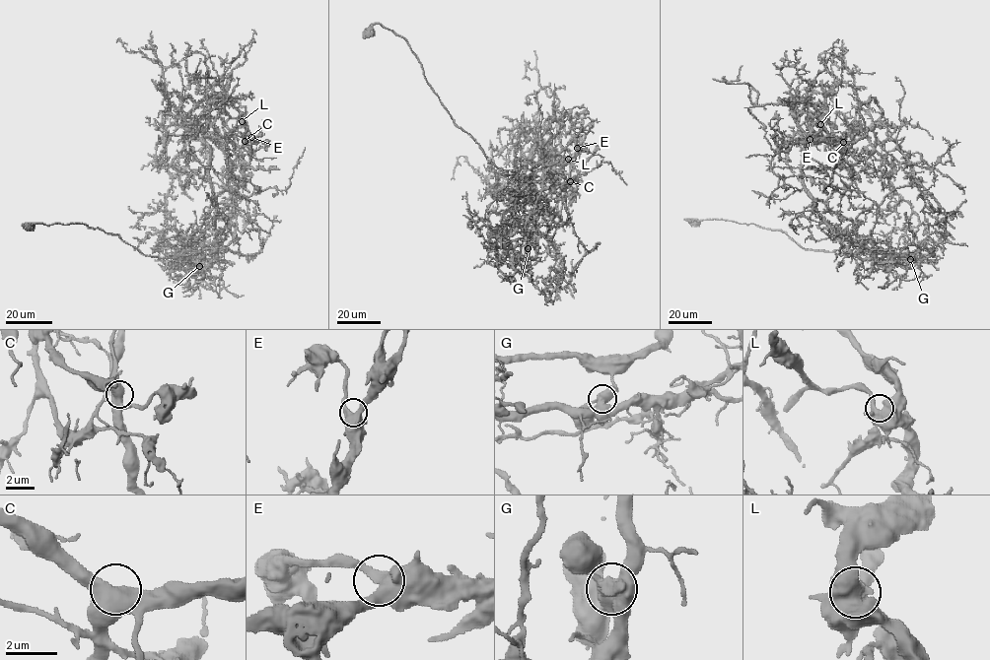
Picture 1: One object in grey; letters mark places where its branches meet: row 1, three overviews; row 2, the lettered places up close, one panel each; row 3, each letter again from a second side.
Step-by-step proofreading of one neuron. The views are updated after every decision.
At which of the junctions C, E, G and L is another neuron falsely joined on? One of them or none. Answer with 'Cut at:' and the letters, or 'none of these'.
Cut at: G

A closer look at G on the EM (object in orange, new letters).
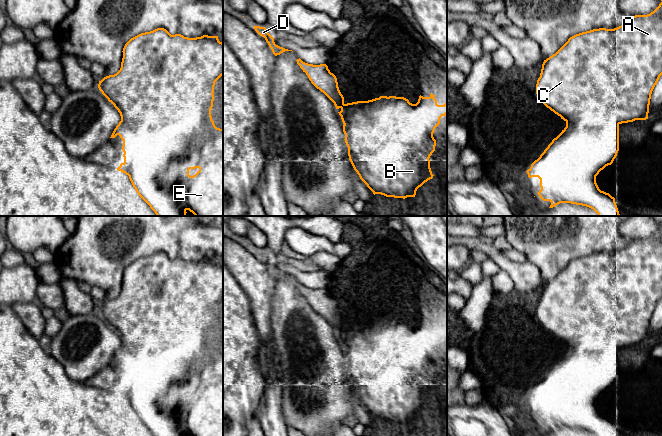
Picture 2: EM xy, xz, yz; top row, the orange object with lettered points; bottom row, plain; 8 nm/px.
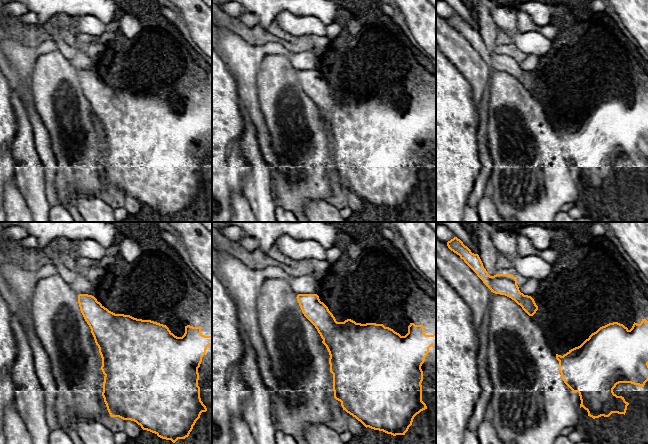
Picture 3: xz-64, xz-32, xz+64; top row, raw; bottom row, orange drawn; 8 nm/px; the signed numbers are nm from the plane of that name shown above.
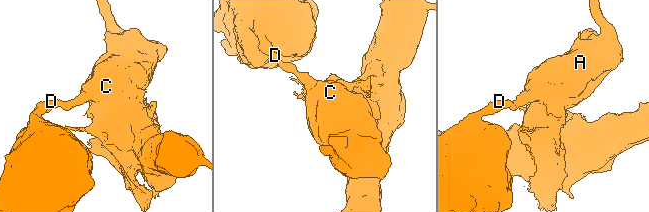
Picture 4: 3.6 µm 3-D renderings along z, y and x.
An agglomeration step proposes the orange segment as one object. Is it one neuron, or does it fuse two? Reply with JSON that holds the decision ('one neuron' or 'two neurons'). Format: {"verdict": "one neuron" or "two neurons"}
{"verdict": "two neurons"}

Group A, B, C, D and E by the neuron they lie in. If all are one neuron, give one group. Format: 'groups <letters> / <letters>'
groups A B C D / E

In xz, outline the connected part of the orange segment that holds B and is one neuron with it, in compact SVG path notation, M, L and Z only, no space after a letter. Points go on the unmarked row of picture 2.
M300 282L297 288L306 297L311 307L323 316L335 329L341 333L339 339L349 358L349 384L360 403L367 409L373 418L386 421L407 422L415 421L416 415L425 406L433 402L430 384L418 375L374 375L373 374L373 346L379 339L380 326L392 325L387 320L380 320L368 325L344 327L336 300L330 296L326 288L313 289L303 286Z

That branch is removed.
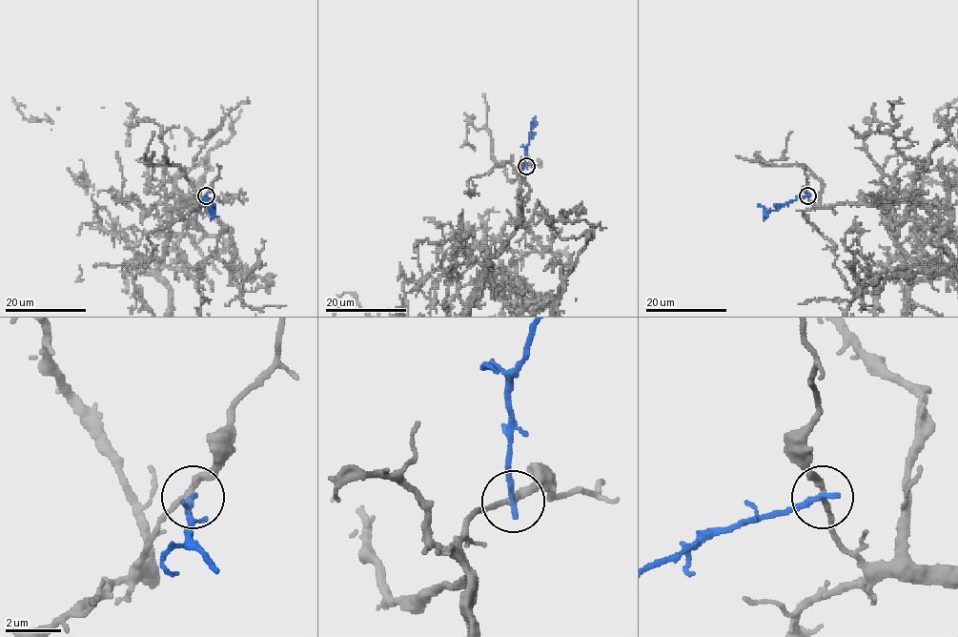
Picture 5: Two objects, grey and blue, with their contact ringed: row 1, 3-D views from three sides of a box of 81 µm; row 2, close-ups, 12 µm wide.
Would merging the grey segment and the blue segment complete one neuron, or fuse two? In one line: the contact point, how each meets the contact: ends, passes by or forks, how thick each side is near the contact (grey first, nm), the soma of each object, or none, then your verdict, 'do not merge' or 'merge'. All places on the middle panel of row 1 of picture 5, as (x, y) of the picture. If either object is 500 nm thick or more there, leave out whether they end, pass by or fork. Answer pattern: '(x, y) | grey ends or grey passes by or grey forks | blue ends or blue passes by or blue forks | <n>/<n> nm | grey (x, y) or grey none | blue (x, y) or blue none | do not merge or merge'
(526, 166) | grey passes by | blue ends | 220/220 nm | grey none | blue none | do not merge

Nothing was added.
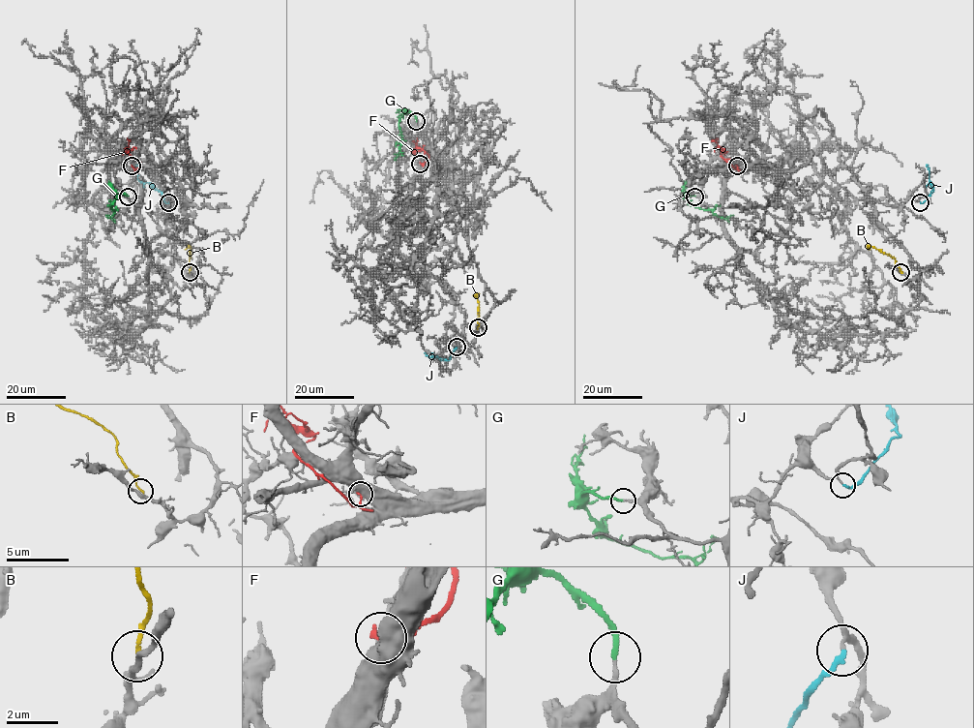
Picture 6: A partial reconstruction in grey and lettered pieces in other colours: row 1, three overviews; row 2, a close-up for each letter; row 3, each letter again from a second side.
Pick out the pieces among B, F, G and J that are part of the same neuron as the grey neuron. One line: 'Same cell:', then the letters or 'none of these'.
Same cell: B, G

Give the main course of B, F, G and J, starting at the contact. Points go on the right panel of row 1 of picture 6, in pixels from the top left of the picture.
B: (901, 272), (889, 255), (871, 247), (869, 250)
F: (737, 166), (734, 168), (722, 156), (718, 143), (711, 139)
G: (694, 197), (686, 195), (686, 197), (693, 205), (723, 218), (734, 215)
J: (920, 202), (933, 190), (926, 165)

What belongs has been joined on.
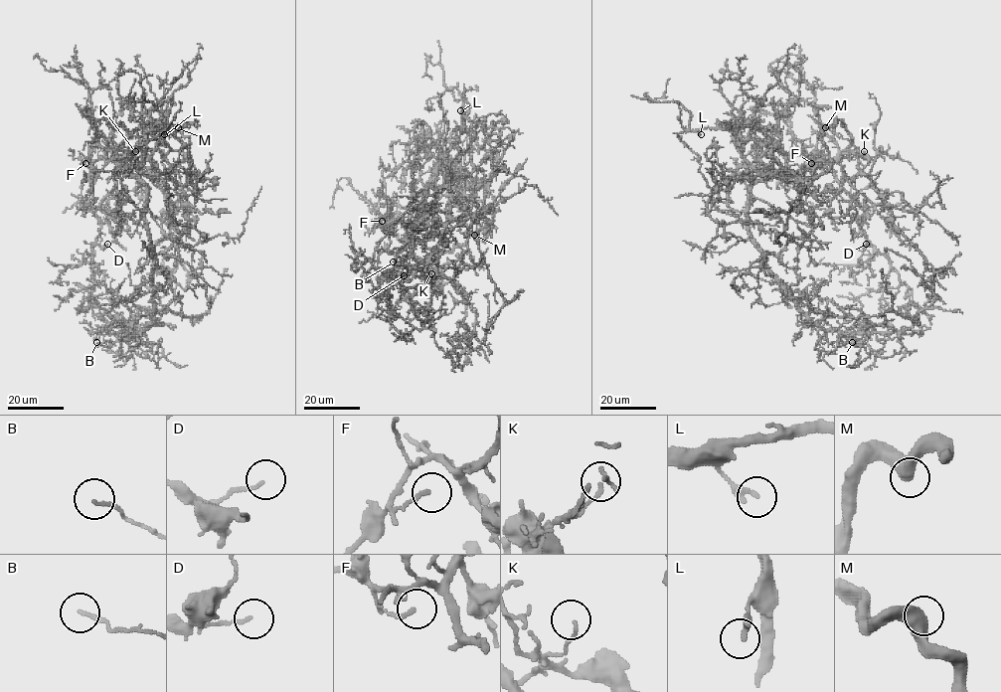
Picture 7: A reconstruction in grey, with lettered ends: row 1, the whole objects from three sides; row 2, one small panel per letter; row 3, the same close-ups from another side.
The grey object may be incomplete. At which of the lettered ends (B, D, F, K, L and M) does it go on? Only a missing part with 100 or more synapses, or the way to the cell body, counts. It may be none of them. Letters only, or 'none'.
none

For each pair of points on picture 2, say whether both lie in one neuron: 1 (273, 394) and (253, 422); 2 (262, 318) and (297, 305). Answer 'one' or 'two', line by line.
1: two
2: two

